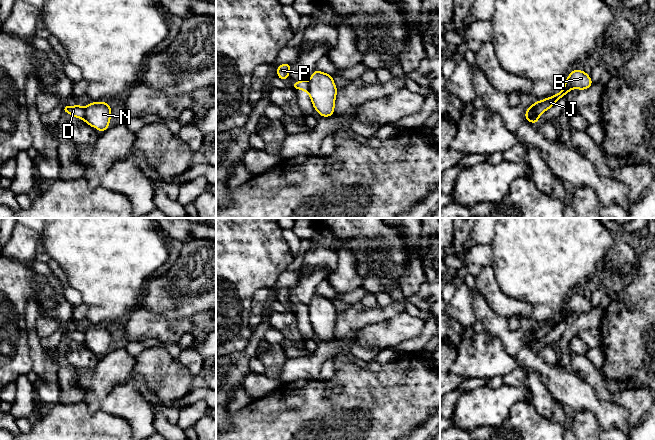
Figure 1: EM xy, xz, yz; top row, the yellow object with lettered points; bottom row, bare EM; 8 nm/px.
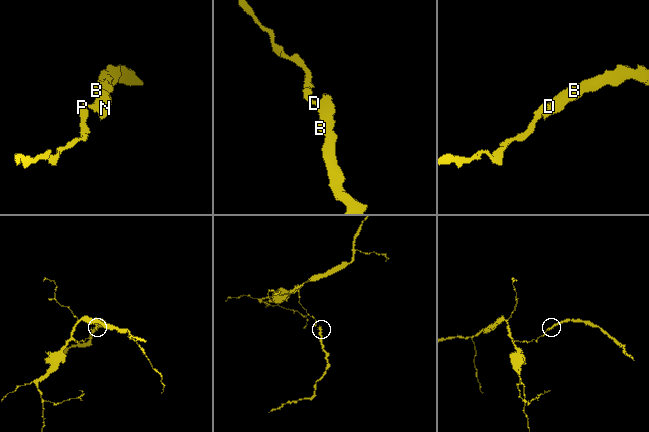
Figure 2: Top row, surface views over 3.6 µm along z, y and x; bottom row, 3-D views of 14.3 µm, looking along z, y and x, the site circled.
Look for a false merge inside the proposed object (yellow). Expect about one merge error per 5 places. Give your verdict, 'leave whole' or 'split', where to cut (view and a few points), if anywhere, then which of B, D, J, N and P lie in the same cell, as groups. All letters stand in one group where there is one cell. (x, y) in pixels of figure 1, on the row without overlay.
split; cut in xy along (83, 331), (84, 343); B J N / D P

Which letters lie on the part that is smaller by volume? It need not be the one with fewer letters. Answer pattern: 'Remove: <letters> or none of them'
Remove: B, J, N

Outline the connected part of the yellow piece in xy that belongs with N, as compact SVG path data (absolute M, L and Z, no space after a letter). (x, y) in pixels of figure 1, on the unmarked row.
M105 325L91 326L84 331L84 345L94 354L104 356L109 352L111 330Z

